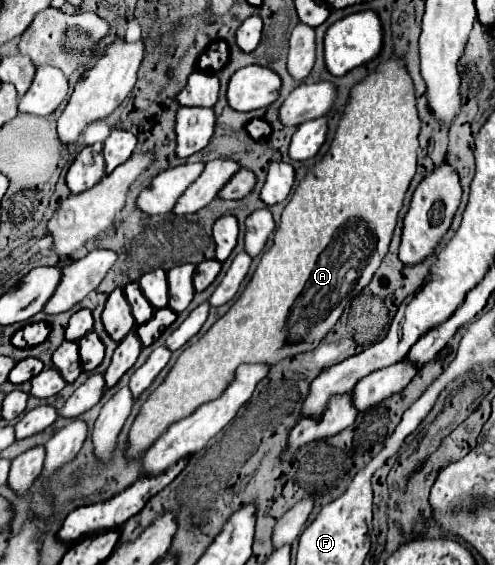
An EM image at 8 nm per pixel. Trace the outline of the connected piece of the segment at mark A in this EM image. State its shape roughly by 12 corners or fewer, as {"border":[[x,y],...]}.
{"border":[[412,79],[350,91],[242,295],[142,403],[130,461],[240,365],[316,349],[388,253]]}

